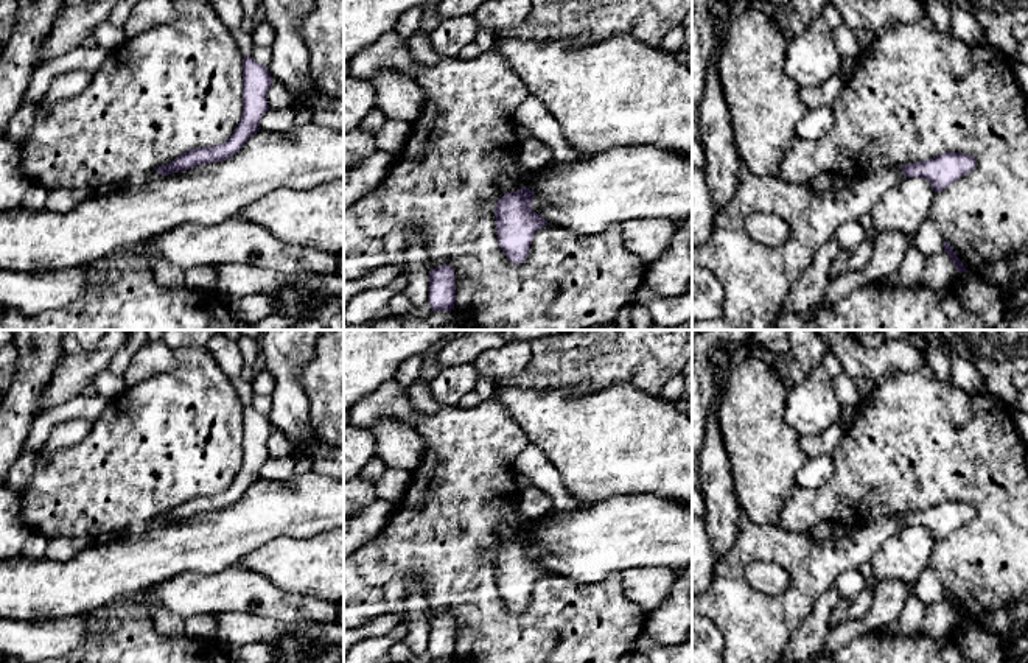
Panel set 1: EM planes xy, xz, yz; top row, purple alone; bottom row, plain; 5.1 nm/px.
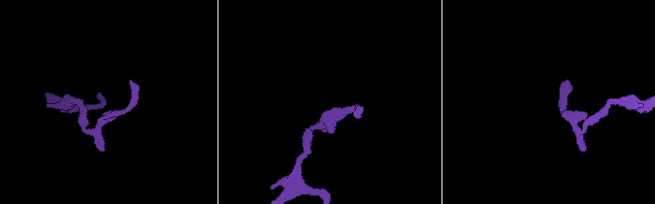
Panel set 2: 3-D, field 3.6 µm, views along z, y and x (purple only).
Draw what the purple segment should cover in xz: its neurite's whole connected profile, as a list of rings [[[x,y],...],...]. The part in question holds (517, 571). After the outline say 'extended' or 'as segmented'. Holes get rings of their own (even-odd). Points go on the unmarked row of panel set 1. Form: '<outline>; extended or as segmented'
[[[523,535],[504,542],[495,556],[498,591],[515,613],[526,610],[537,579],[549,573],[530,557],[533,546],[533,540]]]; as segmented

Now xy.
[[[250,405],[243,409],[243,465],[232,486],[215,495],[202,495],[187,500],[171,512],[159,515],[156,520],[162,524],[185,520],[198,514],[222,510],[236,503],[246,490],[260,479],[260,468],[271,458],[267,440],[274,426],[267,416],[258,412]]]; as segmented

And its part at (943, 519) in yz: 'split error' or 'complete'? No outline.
complete

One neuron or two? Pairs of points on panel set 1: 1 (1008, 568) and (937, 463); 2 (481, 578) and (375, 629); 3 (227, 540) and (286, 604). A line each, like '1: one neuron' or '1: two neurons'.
1: one neuron
2: two neurons
3: two neurons

